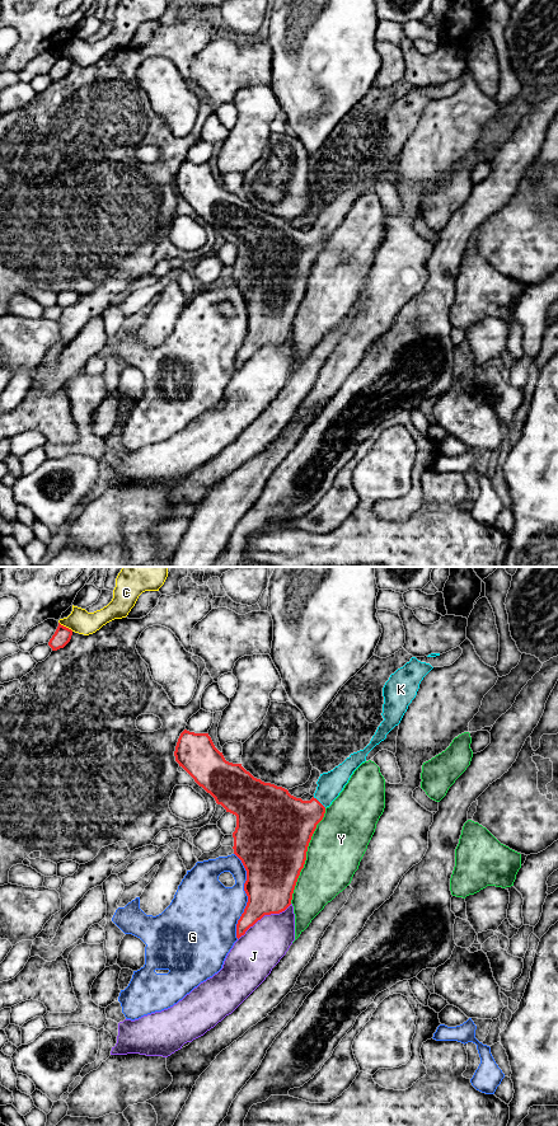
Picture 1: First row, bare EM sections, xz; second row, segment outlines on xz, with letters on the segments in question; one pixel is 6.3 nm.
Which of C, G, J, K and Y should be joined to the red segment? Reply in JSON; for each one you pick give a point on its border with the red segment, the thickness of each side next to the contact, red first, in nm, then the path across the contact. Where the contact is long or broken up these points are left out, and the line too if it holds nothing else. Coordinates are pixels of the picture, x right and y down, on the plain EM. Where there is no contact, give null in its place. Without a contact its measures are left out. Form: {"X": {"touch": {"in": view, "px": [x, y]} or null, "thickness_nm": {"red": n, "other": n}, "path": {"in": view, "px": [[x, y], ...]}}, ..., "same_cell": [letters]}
{"K": {"touch": {"in": "xz", "px": [318, 231]}, "thickness_nm": {"red": 360, "other": 160}, "path": {"in": "xz", "px": [[286, 254], [301, 248], [318, 231], [327, 223], [329, 215]]}}, "same_cell": ["K"]}

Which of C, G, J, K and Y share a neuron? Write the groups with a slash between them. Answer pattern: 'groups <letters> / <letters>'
groups C / G / J / K / Y

